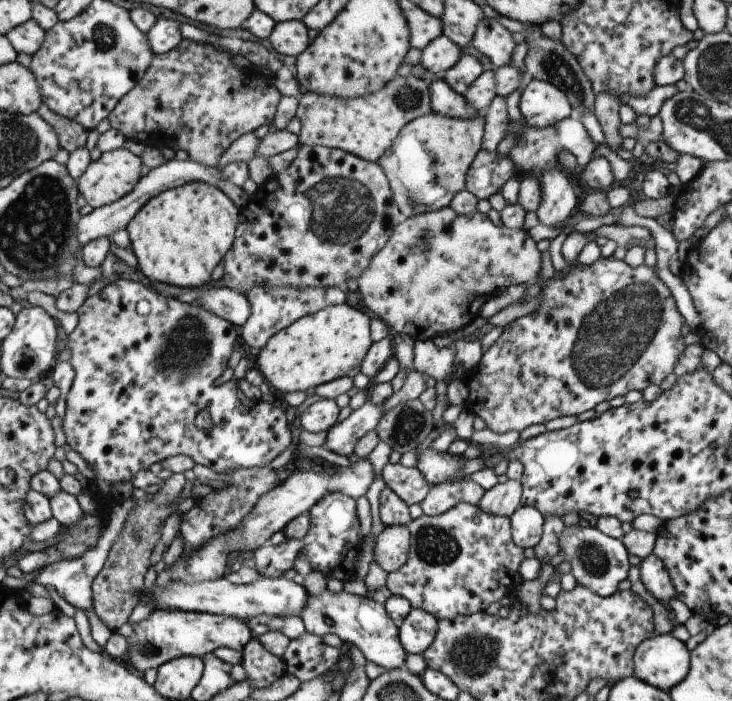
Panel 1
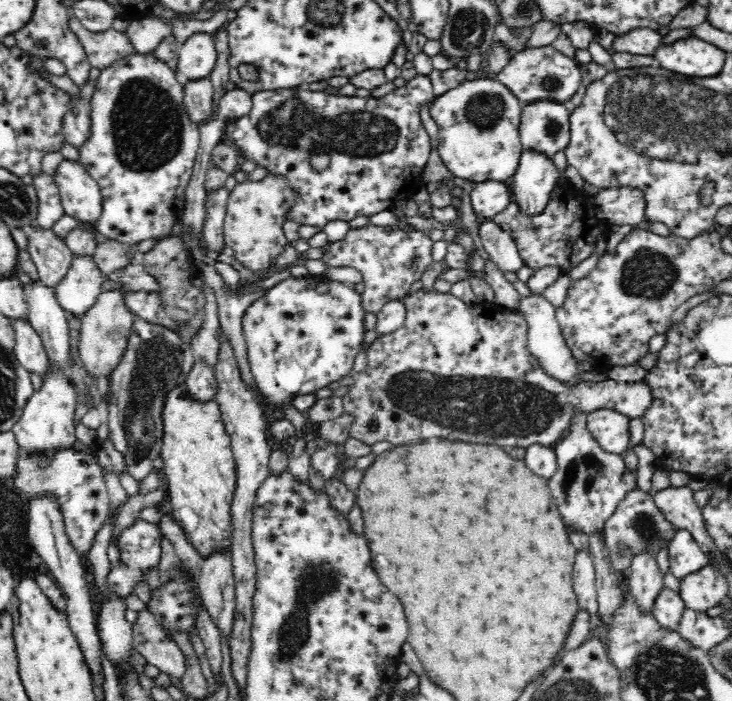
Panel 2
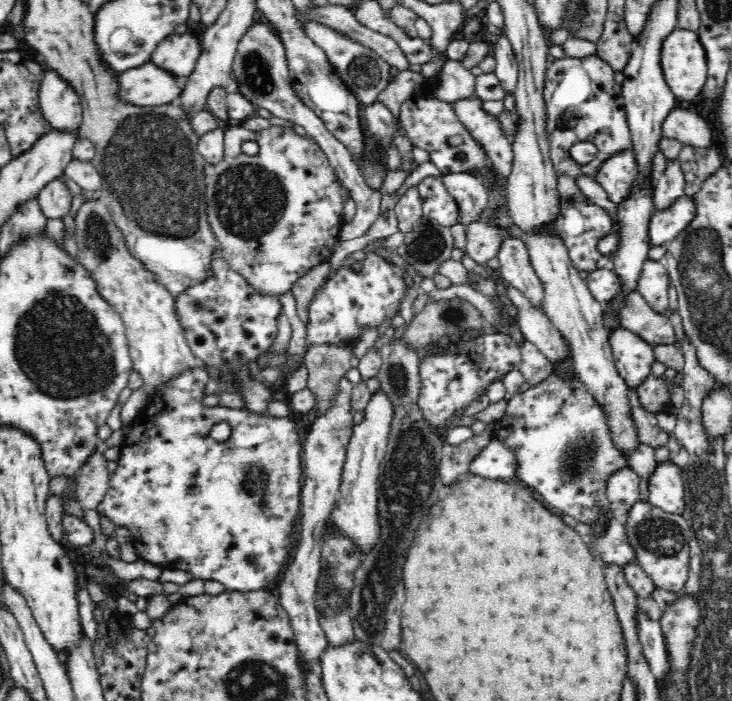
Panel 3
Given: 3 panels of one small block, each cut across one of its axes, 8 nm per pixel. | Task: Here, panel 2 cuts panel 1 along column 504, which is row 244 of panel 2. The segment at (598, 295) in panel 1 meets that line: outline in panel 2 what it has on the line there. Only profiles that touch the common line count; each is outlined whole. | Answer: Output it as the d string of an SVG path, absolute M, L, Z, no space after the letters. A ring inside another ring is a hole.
M399 225L349 227L342 239L327 242L320 261L326 268L354 268L362 275L364 291L360 304L365 315L376 315L391 300L403 300L410 293L412 282L420 280L432 262L432 243L428 234L415 229L404 230Z

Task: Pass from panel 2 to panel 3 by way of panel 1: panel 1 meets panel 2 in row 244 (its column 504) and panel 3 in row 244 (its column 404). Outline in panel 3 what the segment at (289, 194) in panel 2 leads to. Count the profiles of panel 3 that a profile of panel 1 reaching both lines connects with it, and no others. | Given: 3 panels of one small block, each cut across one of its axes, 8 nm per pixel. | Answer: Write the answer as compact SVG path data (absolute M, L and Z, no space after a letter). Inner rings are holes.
M270 125L266 129L258 132L244 129L241 126L225 132L224 139L224 156L218 165L215 166L215 173L212 177L205 180L205 203L207 208L207 219L217 242L220 252L220 257L228 263L228 269L238 272L246 279L246 283L250 283L250 287L256 289L260 295L264 296L279 296L291 290L294 283L304 276L311 268L322 263L328 263L332 256L334 245L339 241L339 234L343 226L344 204L351 199L349 190L344 186L344 183L338 179L338 175L334 172L334 168L330 165L325 152L321 146L308 133L298 135L292 128L282 127L280 125ZM244 142L256 142L259 150L255 155L248 155L242 152L242 144Z

